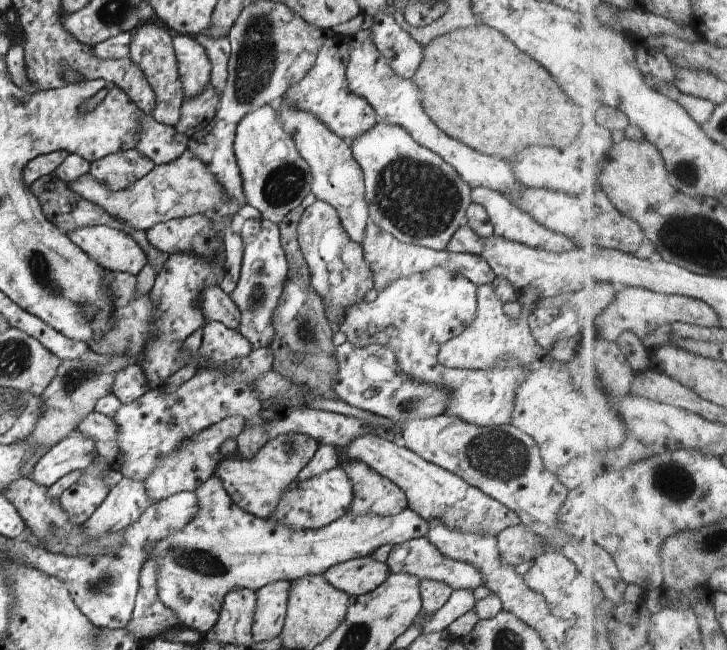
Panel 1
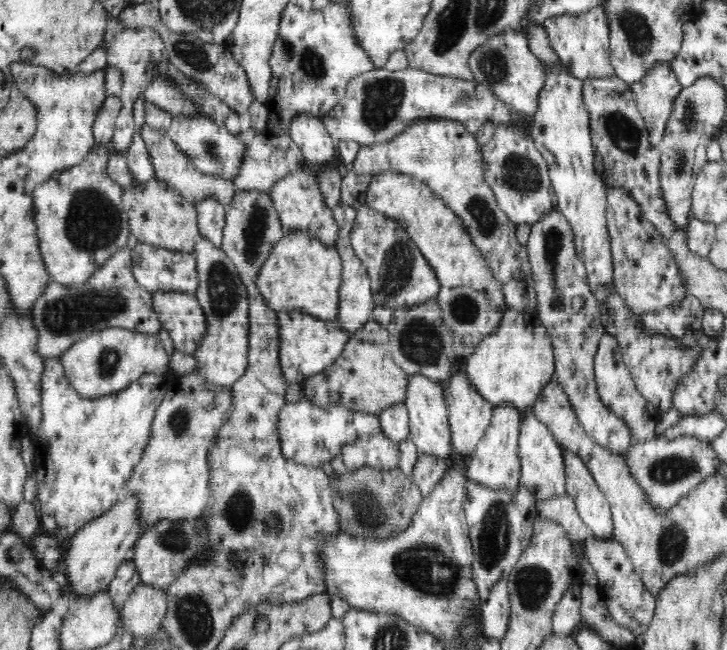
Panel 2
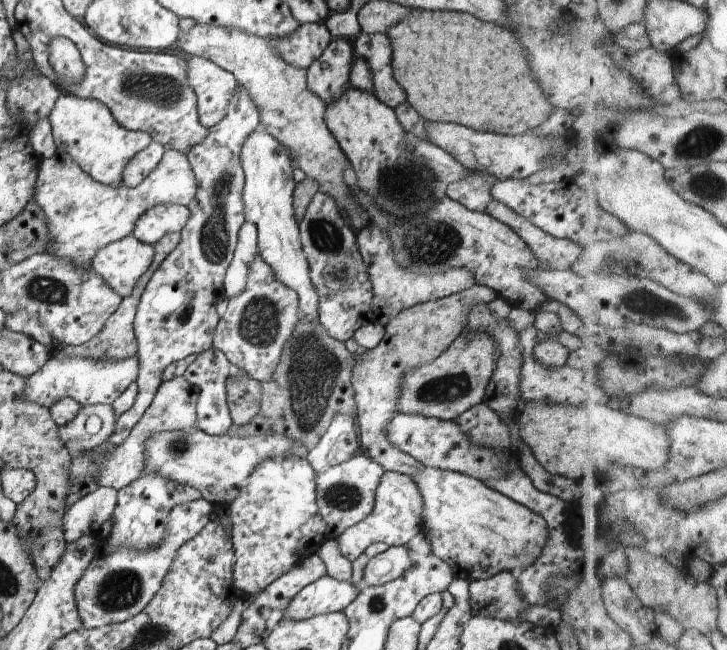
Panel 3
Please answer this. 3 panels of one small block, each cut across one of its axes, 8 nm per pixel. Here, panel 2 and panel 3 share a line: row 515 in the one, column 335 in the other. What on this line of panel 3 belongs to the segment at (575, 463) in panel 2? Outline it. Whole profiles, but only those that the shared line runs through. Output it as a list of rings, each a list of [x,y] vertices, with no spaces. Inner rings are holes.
[[[327,574],[296,593],[284,612],[284,618],[296,622],[343,611],[358,596],[359,590],[350,581],[334,580]]]

